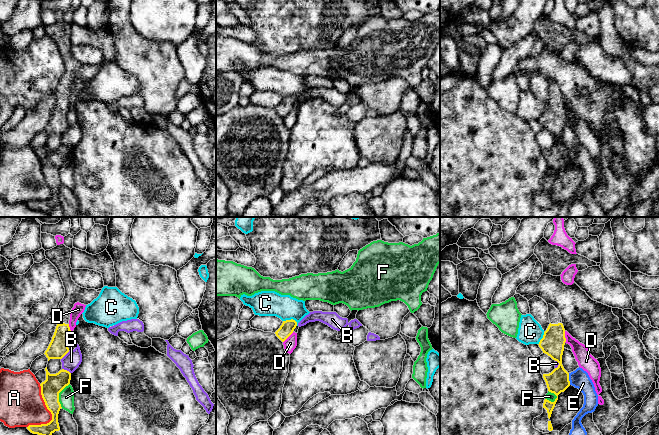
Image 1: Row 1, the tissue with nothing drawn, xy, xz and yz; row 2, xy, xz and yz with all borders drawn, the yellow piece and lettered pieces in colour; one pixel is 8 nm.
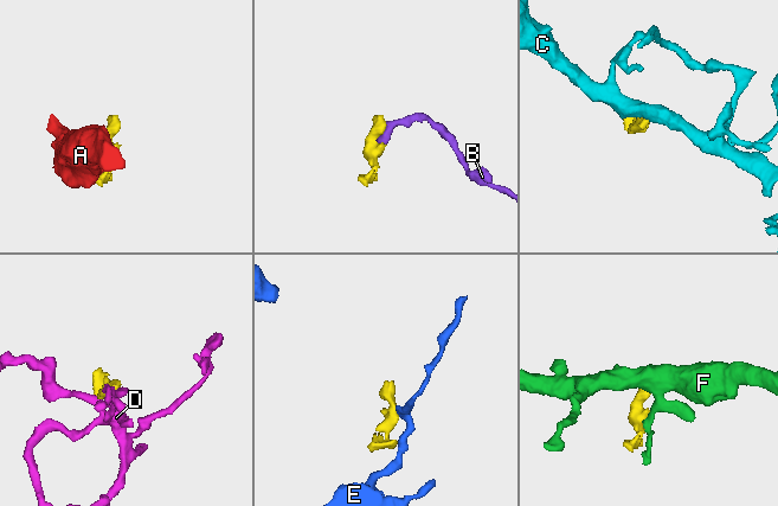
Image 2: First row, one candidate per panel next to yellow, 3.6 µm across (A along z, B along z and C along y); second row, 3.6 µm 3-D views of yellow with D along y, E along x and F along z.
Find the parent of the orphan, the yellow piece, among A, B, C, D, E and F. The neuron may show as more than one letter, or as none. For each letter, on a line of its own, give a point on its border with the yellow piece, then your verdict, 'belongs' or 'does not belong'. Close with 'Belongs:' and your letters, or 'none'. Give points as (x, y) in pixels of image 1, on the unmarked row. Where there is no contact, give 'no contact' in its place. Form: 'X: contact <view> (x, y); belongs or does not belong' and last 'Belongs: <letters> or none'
A: contact xy (51, 189); does not belong
B: contact xy (66, 146); does not belong
C: contact xz (291, 95); does not belong
D: contact yz (564, 113); does not belong
E: contact yz (568, 155); does not belong
F: contact xy (58, 171); does not belong
Belongs: none

